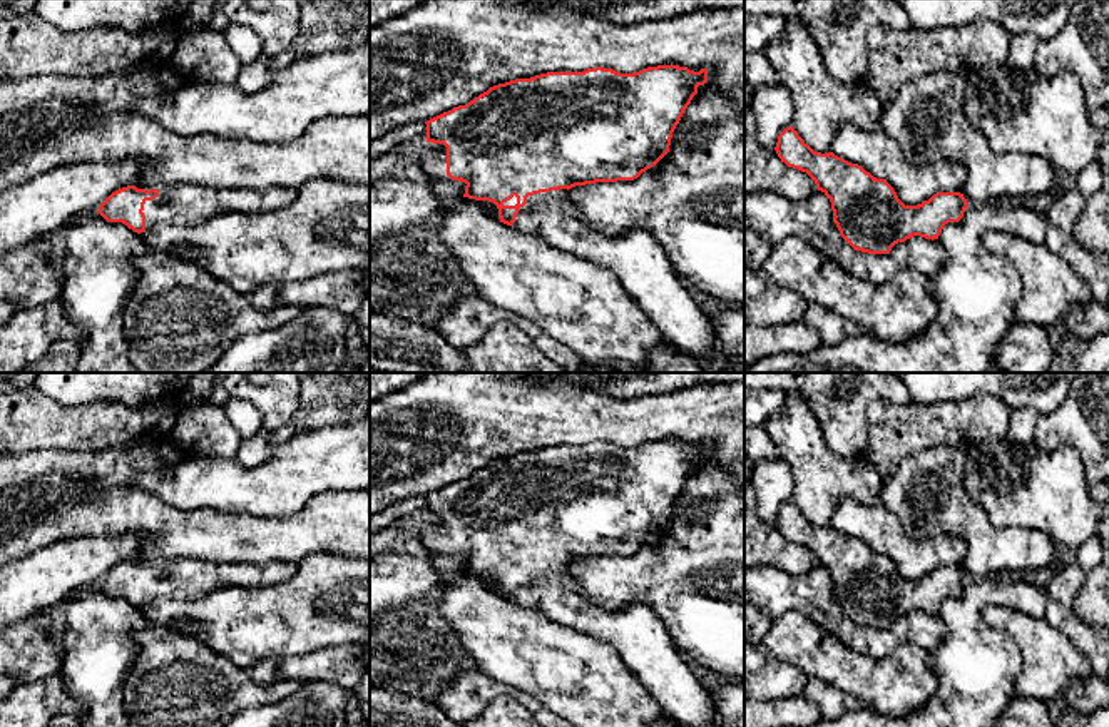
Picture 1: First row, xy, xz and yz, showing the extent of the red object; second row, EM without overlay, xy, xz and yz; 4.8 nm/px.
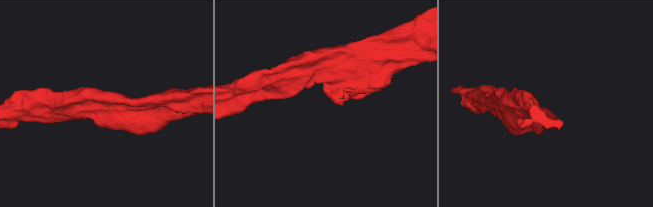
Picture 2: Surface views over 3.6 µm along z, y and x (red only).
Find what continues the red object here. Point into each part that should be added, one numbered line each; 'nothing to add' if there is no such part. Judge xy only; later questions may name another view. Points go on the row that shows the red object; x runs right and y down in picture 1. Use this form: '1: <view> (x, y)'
1: xy (181, 204)

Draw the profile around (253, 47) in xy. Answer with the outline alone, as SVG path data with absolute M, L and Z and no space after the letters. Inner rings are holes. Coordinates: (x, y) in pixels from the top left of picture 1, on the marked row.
M244 30L244 62L253 64L264 58L264 48L261 38L251 30Z

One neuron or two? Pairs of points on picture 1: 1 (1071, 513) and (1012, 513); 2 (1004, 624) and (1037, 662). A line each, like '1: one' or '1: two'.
1: one
2: one

